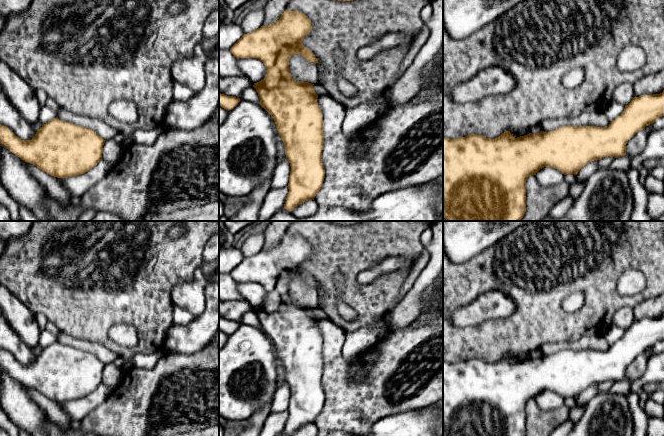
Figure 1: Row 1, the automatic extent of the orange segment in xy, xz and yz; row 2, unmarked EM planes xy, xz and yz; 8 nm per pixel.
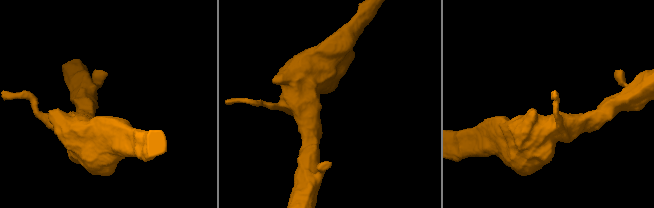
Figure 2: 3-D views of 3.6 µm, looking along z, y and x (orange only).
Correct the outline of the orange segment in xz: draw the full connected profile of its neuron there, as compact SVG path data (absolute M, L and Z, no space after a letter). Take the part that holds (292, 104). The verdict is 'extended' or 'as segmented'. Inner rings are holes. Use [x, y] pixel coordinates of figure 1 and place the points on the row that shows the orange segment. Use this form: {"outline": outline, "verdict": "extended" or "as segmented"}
{"outline": "M286 9L279 20L244 34L230 48L237 59L256 58L267 68L265 78L254 83L253 87L258 93L260 105L274 119L285 145L285 154L291 171L284 208L289 212L307 200L314 200L325 178L322 163L323 115L317 104L318 95L314 90L314 84L294 80L289 70L289 59L295 54L301 54L308 62L318 63L316 56L302 43L311 30L312 23L304 13Z", "verdict": "as segmented"}

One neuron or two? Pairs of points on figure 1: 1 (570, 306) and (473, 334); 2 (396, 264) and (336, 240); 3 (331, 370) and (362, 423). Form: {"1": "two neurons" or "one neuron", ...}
{"1": "two neurons", "2": "two neurons", "3": "one neuron"}

